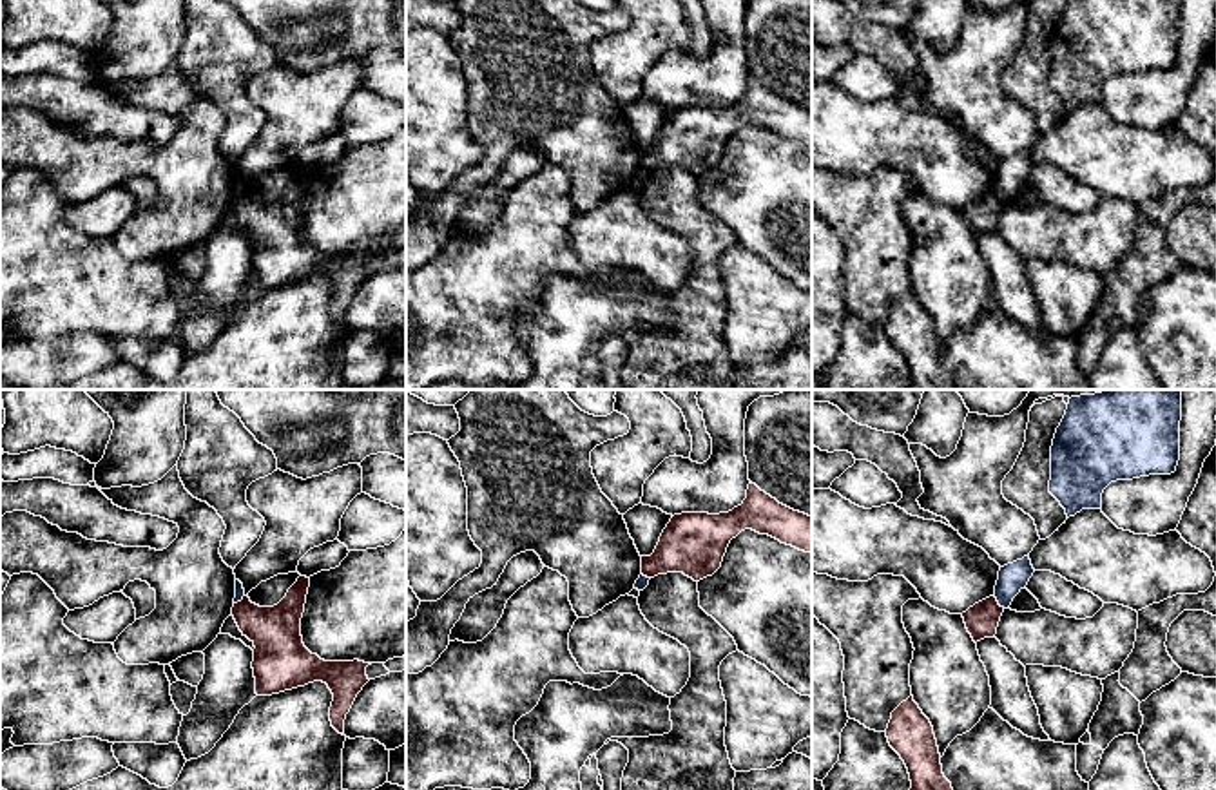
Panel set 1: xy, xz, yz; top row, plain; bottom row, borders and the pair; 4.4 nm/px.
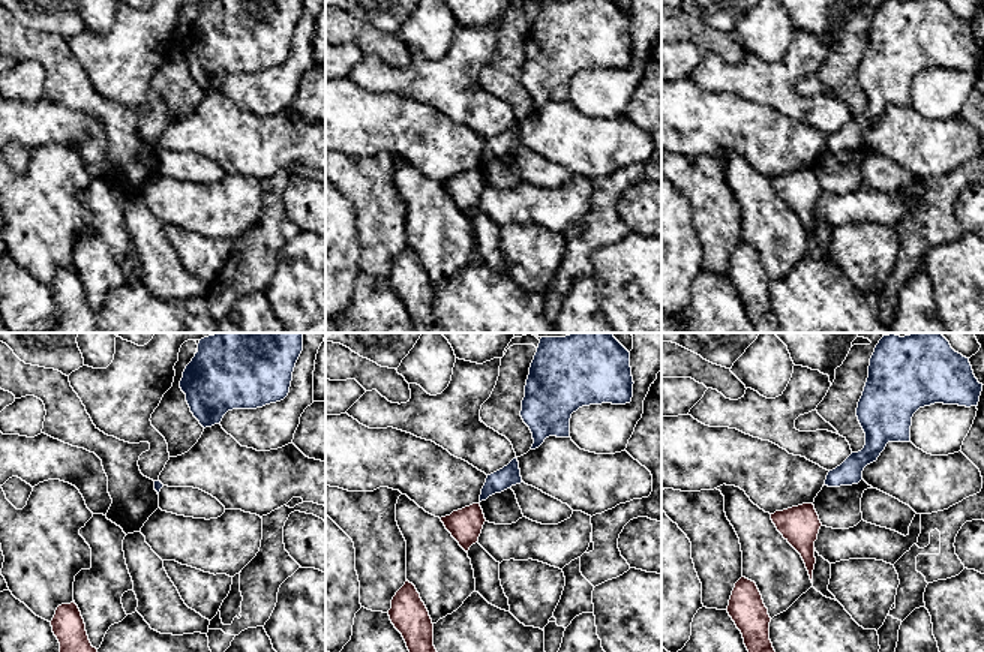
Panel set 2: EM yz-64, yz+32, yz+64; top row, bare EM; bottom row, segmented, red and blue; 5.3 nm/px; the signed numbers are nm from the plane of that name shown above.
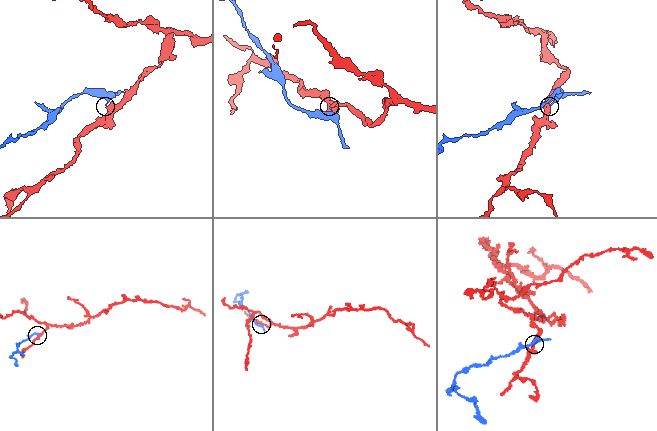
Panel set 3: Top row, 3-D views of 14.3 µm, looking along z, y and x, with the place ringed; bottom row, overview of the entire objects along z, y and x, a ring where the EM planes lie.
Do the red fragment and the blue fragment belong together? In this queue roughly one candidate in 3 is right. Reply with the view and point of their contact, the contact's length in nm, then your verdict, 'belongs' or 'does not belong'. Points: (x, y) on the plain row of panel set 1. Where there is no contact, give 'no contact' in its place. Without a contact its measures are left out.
contact yz (997, 198); length 80 nm; does not belong

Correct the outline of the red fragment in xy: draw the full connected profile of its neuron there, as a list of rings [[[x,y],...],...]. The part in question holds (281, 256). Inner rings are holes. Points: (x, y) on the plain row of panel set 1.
[[[299,170],[286,190],[274,201],[259,201],[243,190],[234,198],[232,210],[254,237],[256,288],[272,290],[314,275],[323,275],[333,288],[330,301],[332,321],[344,330],[344,313],[357,288],[370,275],[366,261],[353,255],[324,255],[312,248],[301,230],[310,172]]]

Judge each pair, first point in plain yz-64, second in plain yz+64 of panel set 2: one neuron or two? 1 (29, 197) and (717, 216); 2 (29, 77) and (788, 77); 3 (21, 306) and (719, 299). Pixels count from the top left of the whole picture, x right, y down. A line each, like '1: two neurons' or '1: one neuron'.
1: one neuron
2: one neuron
3: one neuron

